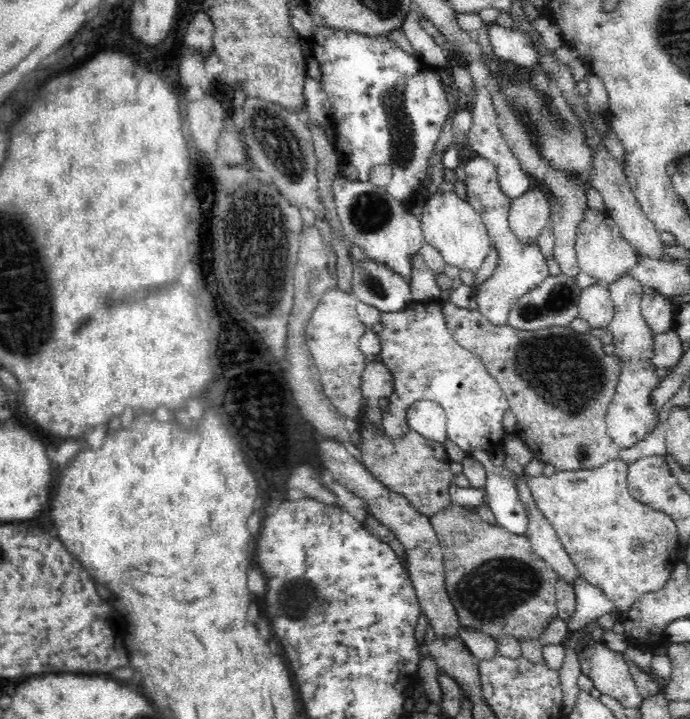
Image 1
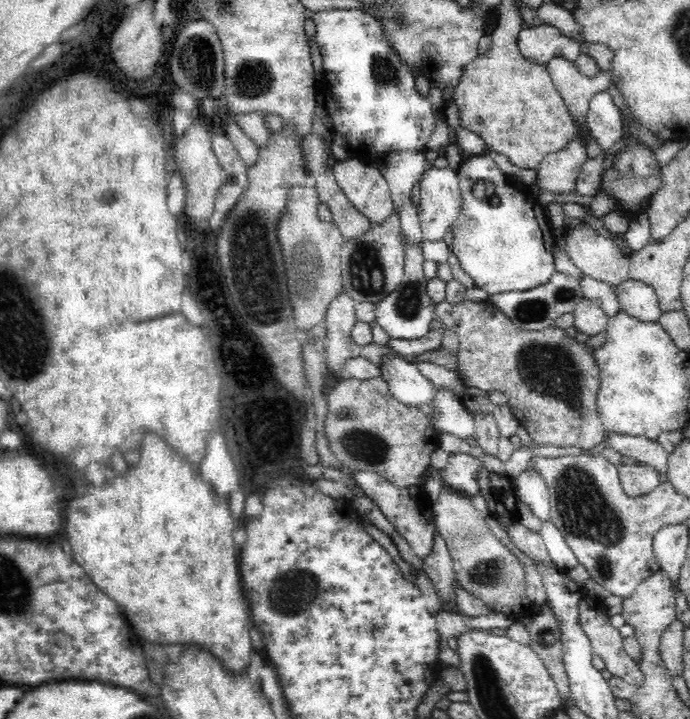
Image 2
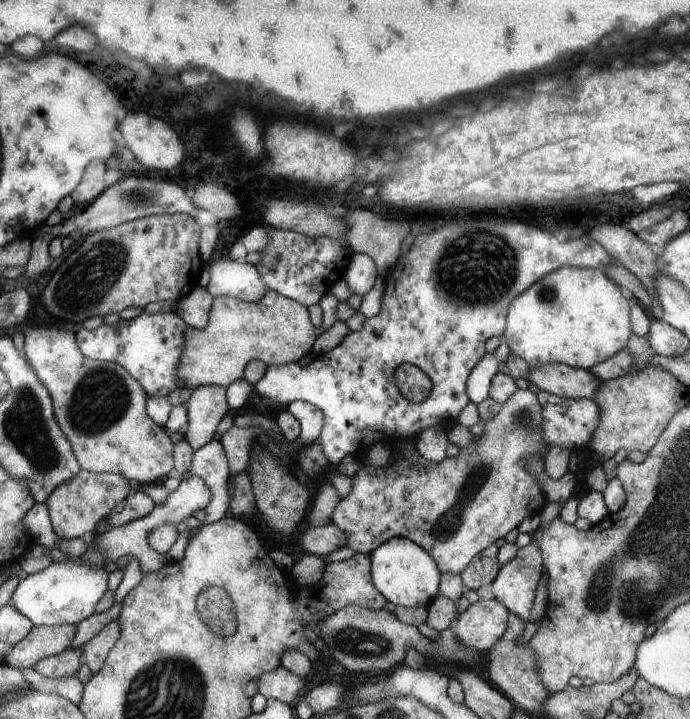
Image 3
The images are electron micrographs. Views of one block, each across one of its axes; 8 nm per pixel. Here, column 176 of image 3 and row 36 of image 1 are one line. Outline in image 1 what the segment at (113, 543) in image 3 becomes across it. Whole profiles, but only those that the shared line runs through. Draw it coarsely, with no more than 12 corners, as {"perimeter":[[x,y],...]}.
{"perimeter":[[488,24],[494,56],[518,66],[538,64],[524,32]]}

